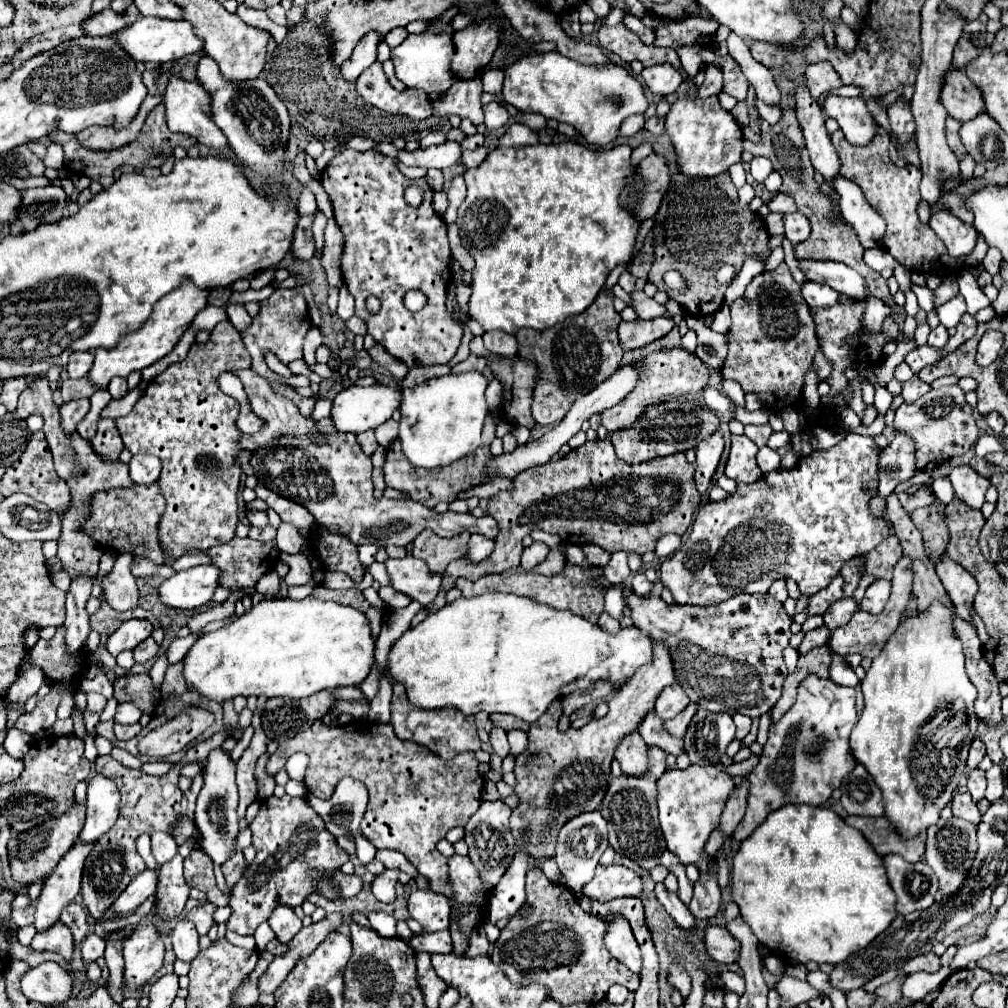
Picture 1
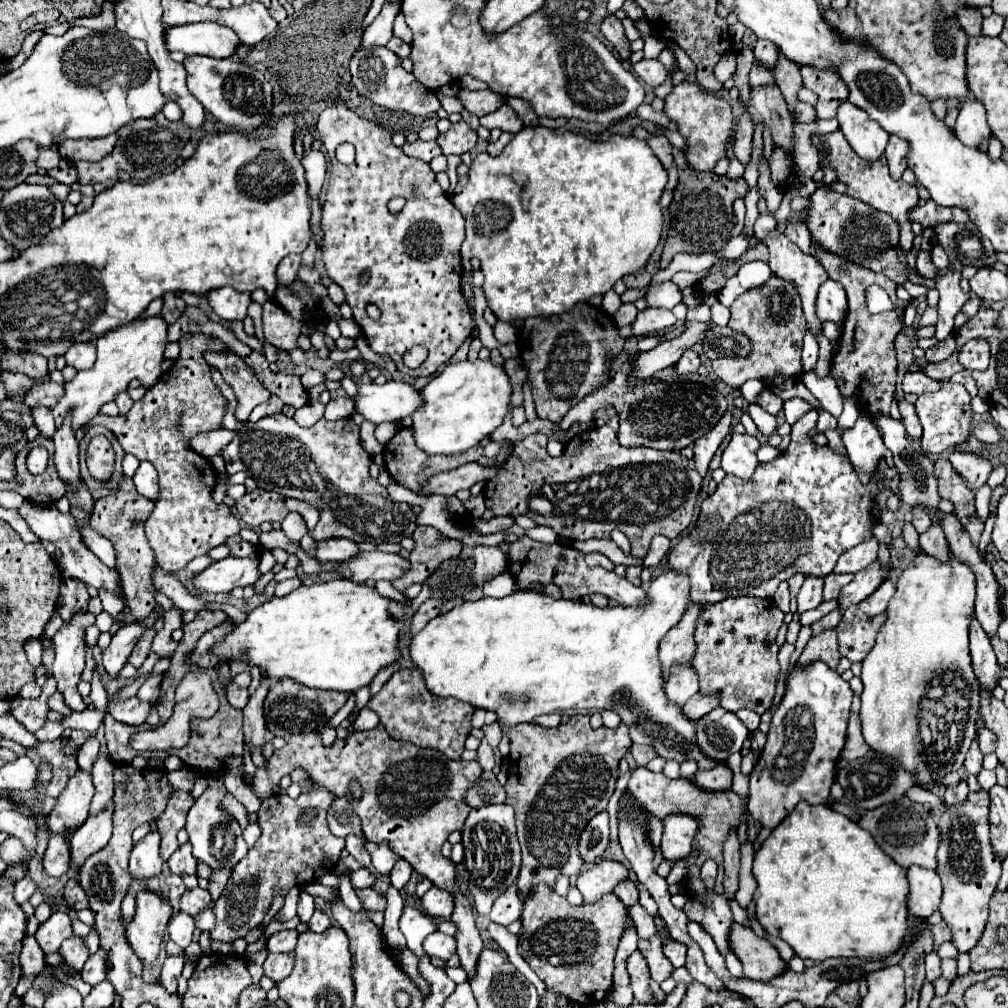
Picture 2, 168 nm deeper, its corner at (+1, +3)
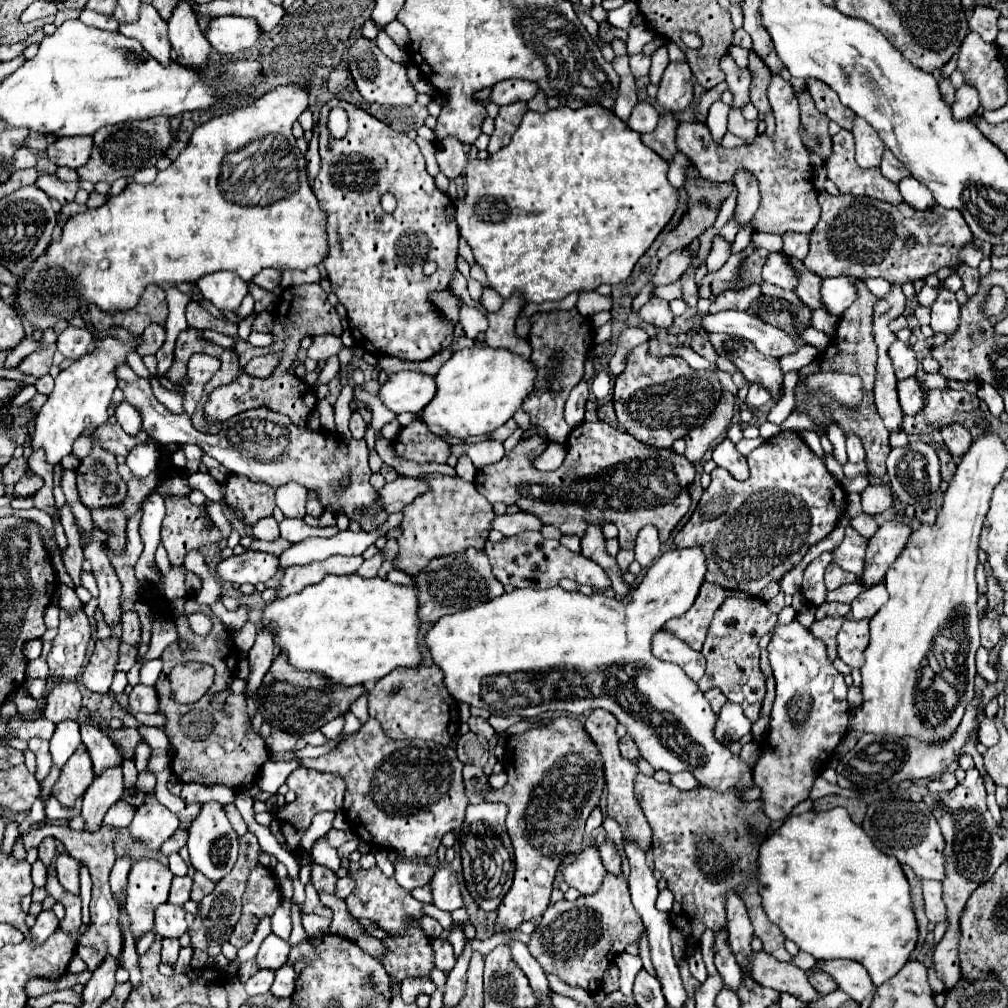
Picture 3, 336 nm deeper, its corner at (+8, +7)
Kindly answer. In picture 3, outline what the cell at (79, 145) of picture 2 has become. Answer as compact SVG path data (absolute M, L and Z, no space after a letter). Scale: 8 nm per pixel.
M93 136L87 138L59 138L47 148L49 160L55 166L69 166L79 168L87 164L93 150Z

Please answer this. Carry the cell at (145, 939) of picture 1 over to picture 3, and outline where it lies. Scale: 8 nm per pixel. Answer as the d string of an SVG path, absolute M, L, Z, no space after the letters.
M143 858L133 864L129 872L125 912L135 940L153 930L155 908L167 902L171 880L171 870L153 858Z

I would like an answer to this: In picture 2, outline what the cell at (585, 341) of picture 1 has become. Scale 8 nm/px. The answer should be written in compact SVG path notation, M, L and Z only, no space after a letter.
M578 302L572 310L554 318L526 318L518 330L518 348L532 382L536 414L550 422L562 422L566 412L606 378L606 350L618 354L624 348L624 340L604 310Z

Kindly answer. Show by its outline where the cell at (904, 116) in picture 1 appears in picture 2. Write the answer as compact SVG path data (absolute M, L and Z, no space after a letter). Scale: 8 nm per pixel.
M890 136L890 142L886 146L886 160L890 166L890 176L894 180L900 180L902 172L908 168L906 152L908 152L908 144L898 136Z

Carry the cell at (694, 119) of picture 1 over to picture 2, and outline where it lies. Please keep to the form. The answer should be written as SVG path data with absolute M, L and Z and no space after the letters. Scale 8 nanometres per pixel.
M680 82L672 88L672 92L664 98L664 114L678 122L678 132L688 142L686 158L696 170L712 170L720 158L726 156L726 146L732 136L732 106L716 98L710 92L704 92L696 82Z

